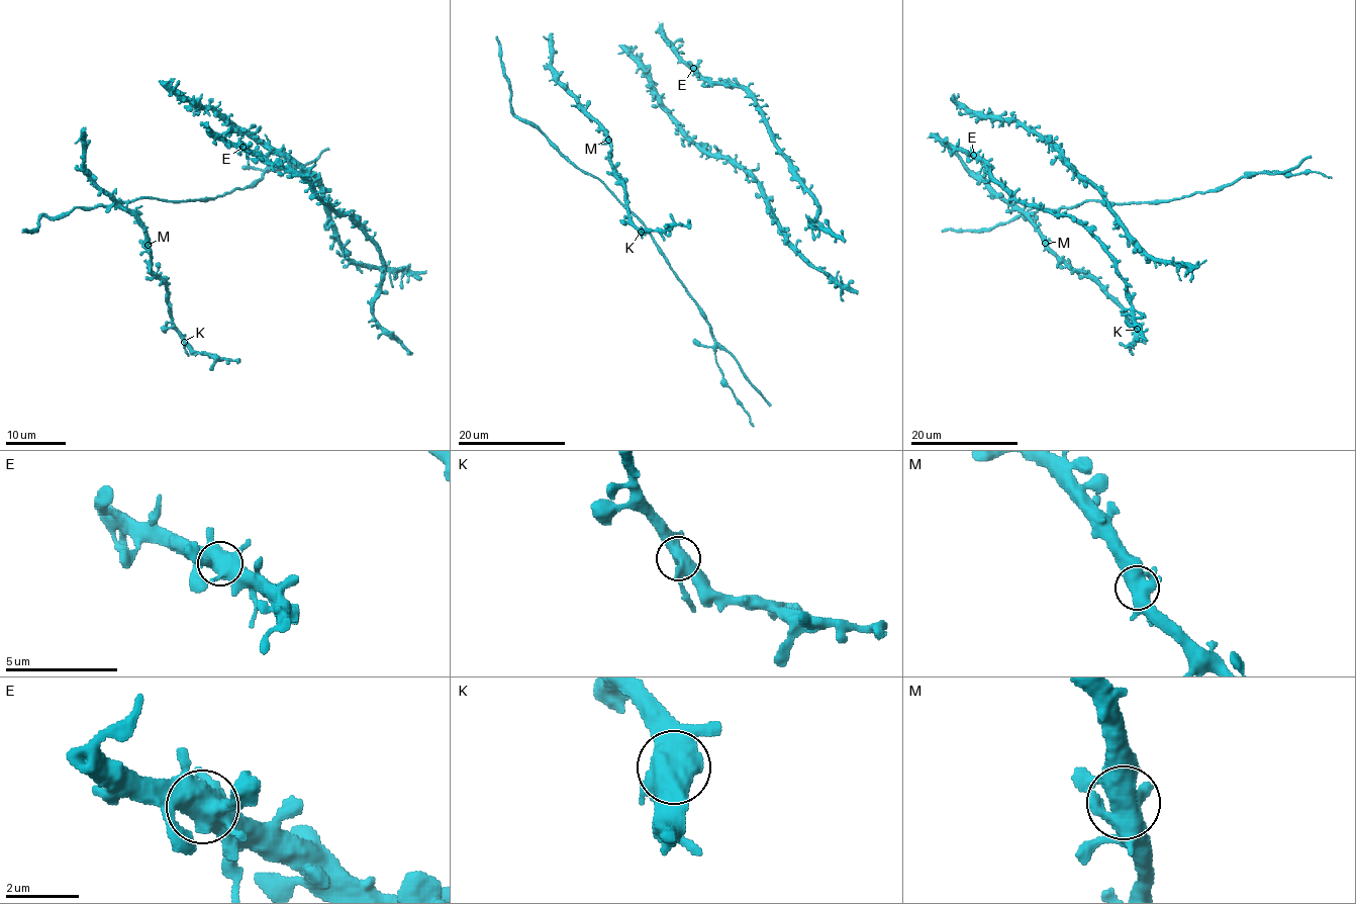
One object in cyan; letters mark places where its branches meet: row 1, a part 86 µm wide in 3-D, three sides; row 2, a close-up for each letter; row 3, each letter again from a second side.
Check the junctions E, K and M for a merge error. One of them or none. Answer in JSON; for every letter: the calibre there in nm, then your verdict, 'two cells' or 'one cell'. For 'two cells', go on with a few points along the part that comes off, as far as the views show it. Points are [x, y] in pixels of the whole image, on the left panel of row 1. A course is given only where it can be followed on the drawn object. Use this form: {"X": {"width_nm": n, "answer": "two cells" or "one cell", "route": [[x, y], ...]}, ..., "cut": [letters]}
{"E": {"width_nm": 600, "answer": "one cell"}, "K": {"width_nm": 600, "answer": "one cell"}, "M": {"width_nm": 550, "answer": "one cell"}, "cut": []}

